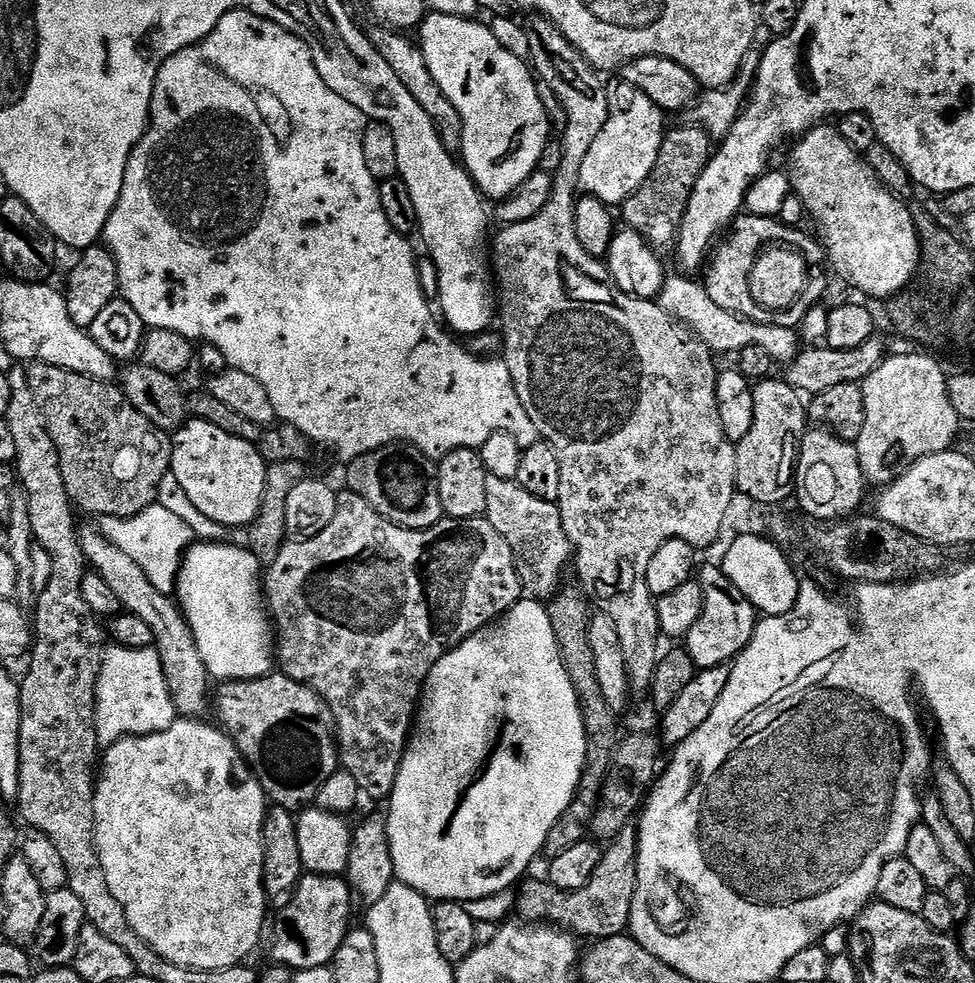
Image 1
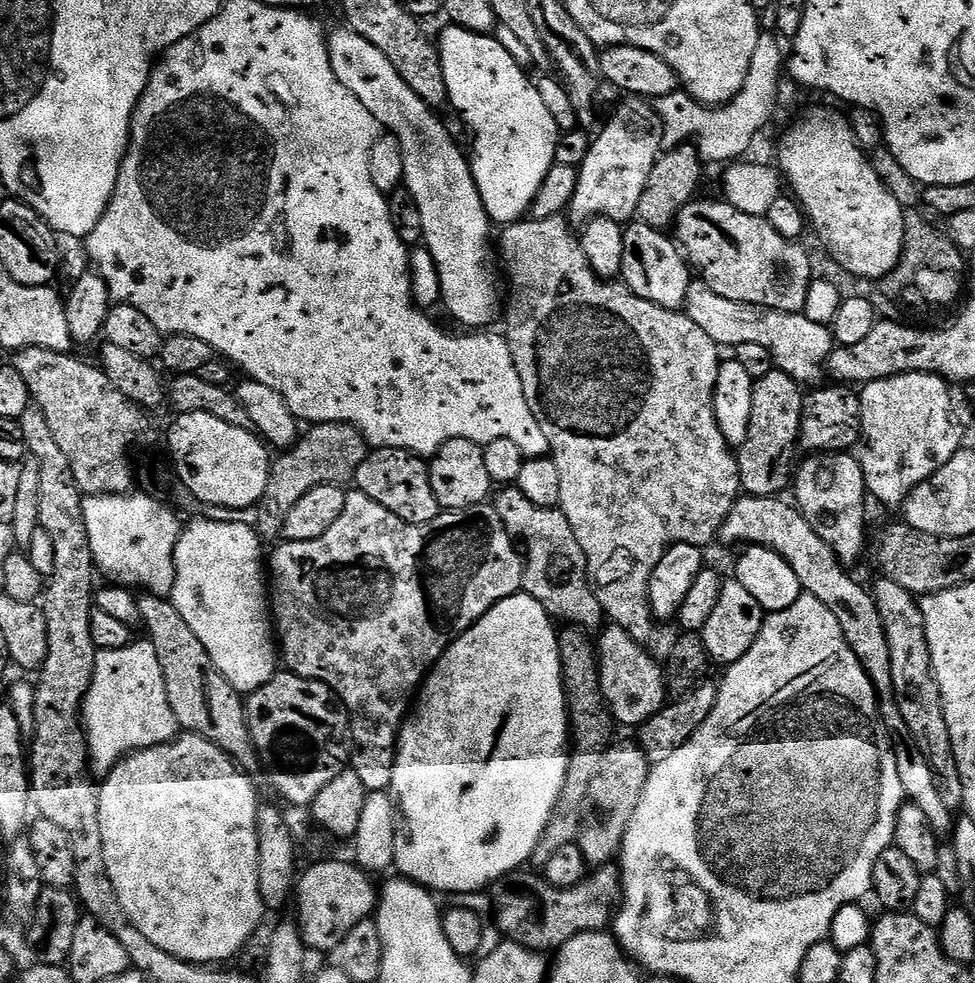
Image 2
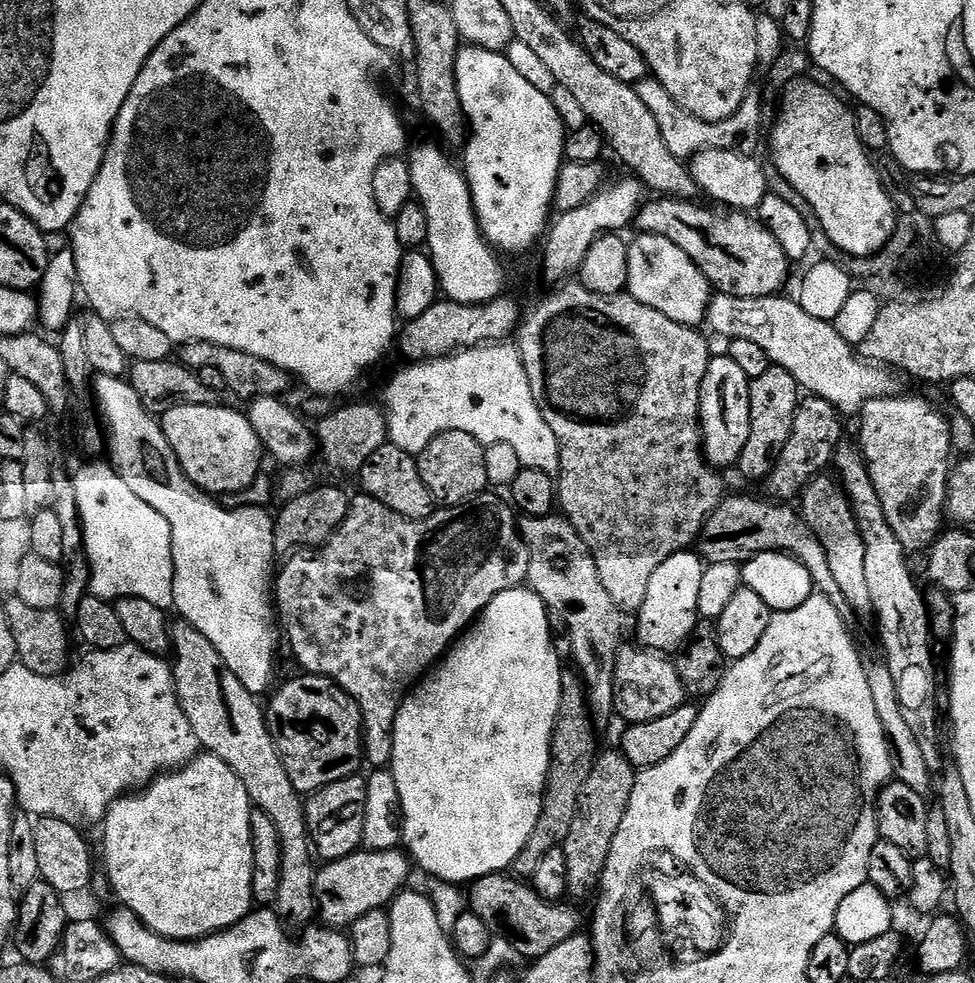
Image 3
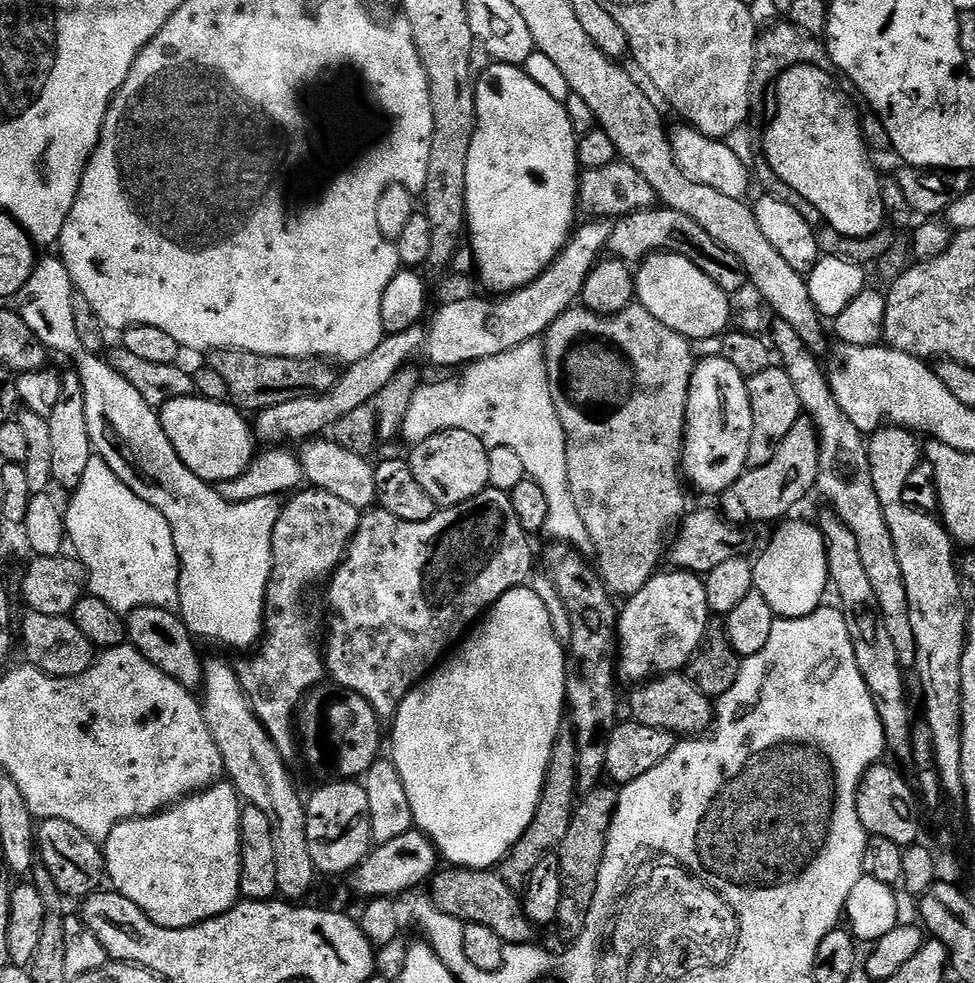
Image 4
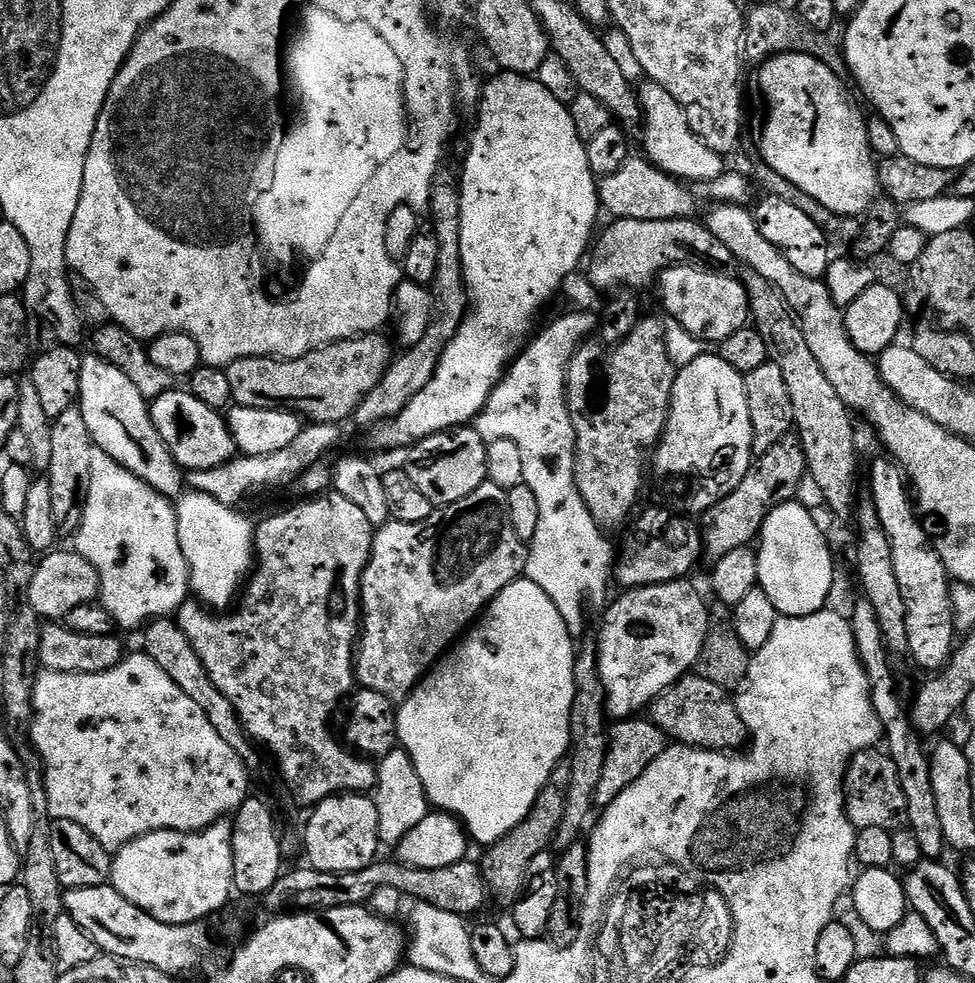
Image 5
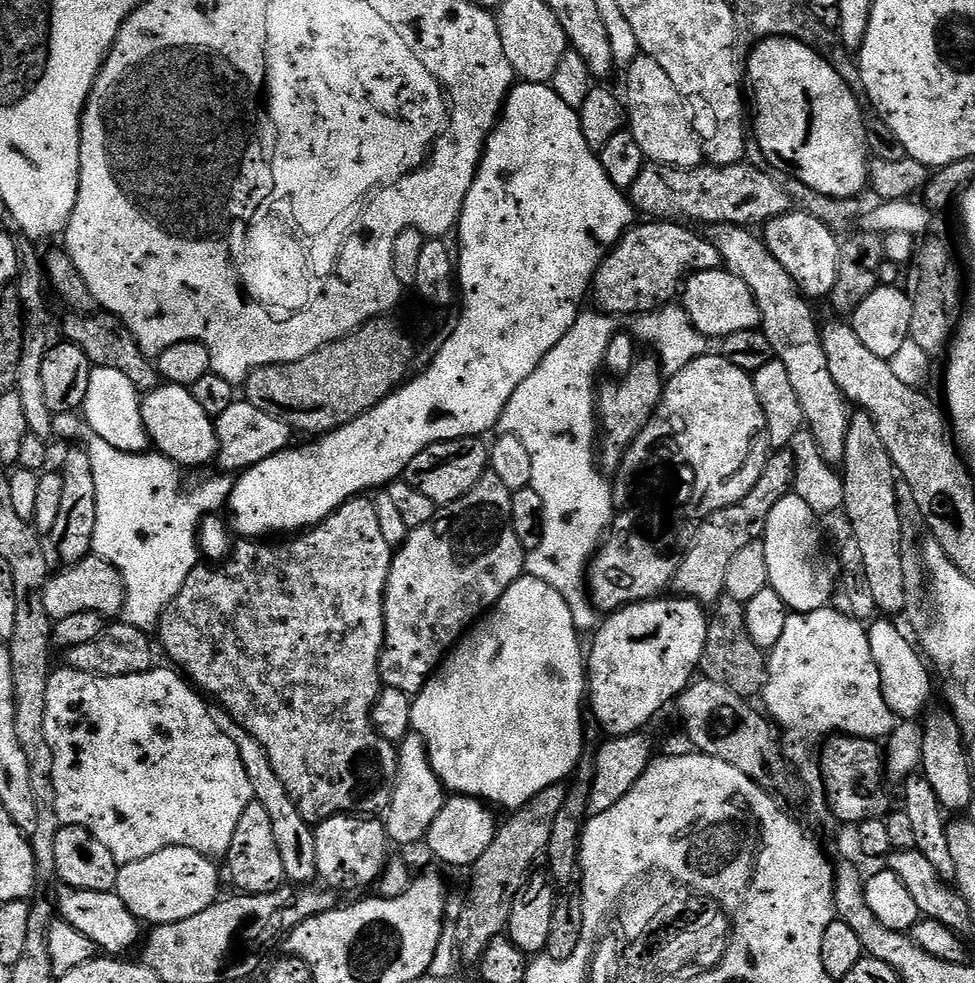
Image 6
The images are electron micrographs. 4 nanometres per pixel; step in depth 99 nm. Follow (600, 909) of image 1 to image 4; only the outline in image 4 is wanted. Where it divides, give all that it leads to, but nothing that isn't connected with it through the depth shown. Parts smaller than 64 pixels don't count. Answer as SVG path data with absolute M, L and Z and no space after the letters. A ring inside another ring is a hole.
M445 867L437 871L430 881L431 899L442 911L450 914L457 922L467 922L486 926L498 934L505 944L533 943L534 925L524 912L524 905L517 889L506 886L500 877L499 871L485 870L483 868Z

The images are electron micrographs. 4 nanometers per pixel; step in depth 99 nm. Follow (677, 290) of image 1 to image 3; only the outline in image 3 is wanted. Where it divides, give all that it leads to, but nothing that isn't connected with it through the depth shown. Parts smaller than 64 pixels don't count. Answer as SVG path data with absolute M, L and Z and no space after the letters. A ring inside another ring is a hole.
M784 294L760 298L713 295L706 324L712 332L726 334L726 338L731 340L754 342L765 350L775 367L794 374L807 395L830 402L845 417L855 417L863 413L871 400L893 395L897 391L897 377L889 369L860 359L853 345L838 334L835 323L813 318L802 310L799 302L787 300Z

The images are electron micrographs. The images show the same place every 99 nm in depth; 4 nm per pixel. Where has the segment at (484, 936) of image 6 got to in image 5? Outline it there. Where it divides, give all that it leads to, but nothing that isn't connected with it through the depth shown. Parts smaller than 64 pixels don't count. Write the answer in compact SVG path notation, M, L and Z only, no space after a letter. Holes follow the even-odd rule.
M561 766L552 772L552 778L548 785L540 792L536 799L536 805L530 810L528 817L523 820L515 830L506 835L499 843L491 845L487 849L488 857L482 860L484 881L488 884L488 891L493 901L511 909L512 905L524 895L530 873L533 871L532 863L543 854L547 848L553 847L558 830L562 826L562 818L566 814L568 802L568 789L572 785L571 767ZM529 871L529 872L528 872Z

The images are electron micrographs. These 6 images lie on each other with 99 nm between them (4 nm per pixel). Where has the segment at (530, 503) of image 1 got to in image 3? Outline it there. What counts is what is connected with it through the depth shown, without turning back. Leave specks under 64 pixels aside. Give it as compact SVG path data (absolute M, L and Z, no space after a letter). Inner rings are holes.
M560 514L534 518L525 516L518 524L520 536L530 554L527 587L542 598L549 613L564 623L568 644L572 647L575 671L580 673L592 723L604 730L614 720L614 666L622 647L620 635L624 632L625 613L610 598L606 586L598 578L598 566L592 551L582 542L578 530Z

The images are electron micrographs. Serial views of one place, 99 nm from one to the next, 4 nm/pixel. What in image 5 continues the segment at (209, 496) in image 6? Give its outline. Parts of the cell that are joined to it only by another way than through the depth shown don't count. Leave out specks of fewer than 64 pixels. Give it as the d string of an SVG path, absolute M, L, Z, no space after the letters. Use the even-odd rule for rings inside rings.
M313 424L300 431L298 438L286 450L278 450L278 454L262 454L261 456L237 455L218 468L208 472L195 473L195 491L205 492L218 502L229 506L240 506L247 496L260 492L263 488L276 488L279 484L288 484L291 480L299 481L310 468L317 467L327 452L332 452L340 444L341 425ZM99 450L96 451L94 458L90 462L90 490L86 498L82 526L75 534L74 543L76 543L74 544L76 553L82 558L86 558L86 562L90 562L90 566L94 566L94 570L98 570L98 576L100 578L100 595L98 600L99 603L103 604L108 613L112 615L112 623L117 629L143 629L145 625L153 620L171 617L190 599L188 563L182 554L182 546L178 542L178 522L176 521L176 509L173 501L169 497L163 496L160 492L154 491L149 484L142 482L134 474L130 474L130 470L126 470L118 462L114 462L114 458L110 458L105 452Z

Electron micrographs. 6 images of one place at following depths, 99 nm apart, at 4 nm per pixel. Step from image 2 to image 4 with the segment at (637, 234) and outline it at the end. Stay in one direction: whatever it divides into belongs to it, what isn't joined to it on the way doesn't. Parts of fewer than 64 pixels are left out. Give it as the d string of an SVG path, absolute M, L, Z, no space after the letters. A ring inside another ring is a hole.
M665 250L652 253L639 265L635 277L636 300L639 307L650 310L650 314L654 314L654 318L658 318L658 322L662 322L662 326L670 326L670 330L682 334L690 342L715 336L723 337L729 331L728 323L731 320L733 323L734 320L732 304L728 301L731 300L729 293L724 292L722 286L718 286L718 282L714 282L714 278L710 278L705 272L698 270L698 266L694 266L694 262L690 262L690 258L681 256L679 251Z

